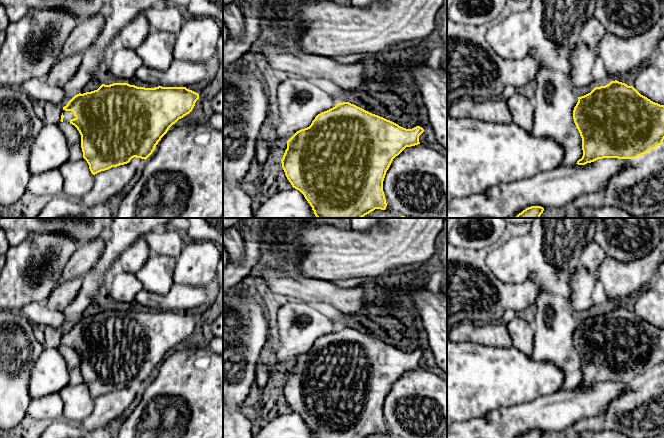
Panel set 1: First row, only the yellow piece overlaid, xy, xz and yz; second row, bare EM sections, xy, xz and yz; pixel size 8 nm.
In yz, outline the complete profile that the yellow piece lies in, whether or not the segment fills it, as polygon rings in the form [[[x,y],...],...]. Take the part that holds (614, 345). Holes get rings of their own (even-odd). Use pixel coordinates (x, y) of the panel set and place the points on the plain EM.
[[[617,304],[605,310],[595,311],[590,317],[578,321],[573,334],[573,343],[582,362],[583,380],[577,385],[578,389],[585,389],[603,382],[634,383],[663,368],[664,329],[651,325],[633,310]]]

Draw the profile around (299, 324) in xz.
[[[286,299],[277,312],[279,341],[273,346],[278,361],[288,365],[297,355],[311,349],[315,341],[337,326],[313,305]]]

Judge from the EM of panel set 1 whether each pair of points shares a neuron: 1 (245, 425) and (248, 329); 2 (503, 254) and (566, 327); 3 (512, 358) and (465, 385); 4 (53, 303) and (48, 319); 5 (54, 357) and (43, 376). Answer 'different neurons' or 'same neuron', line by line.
1: same neuron
2: same neuron
3: same neuron
4: different neurons
5: same neuron

